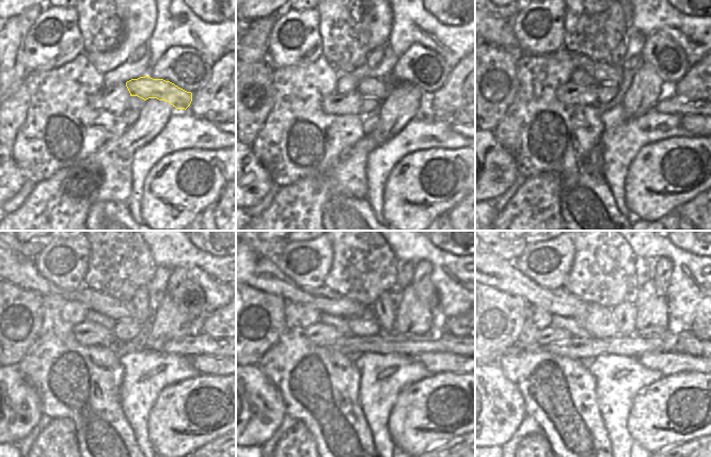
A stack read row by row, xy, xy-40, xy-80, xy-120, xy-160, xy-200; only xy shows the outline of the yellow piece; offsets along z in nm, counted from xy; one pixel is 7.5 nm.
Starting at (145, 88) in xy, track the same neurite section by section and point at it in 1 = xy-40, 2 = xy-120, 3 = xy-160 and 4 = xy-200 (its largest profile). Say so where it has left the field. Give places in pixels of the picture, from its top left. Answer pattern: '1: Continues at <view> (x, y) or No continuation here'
1: Continues at xy-40 (370, 87)
2: Continues at xy-120 (20, 271)
3: Continues at xy-160 (257, 271)
4: Continues at xy-200 (503, 274).

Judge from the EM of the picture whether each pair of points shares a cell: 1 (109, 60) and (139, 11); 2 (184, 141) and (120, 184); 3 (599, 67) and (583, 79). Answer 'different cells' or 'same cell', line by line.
1: same cell
2: different cells
3: different cells

